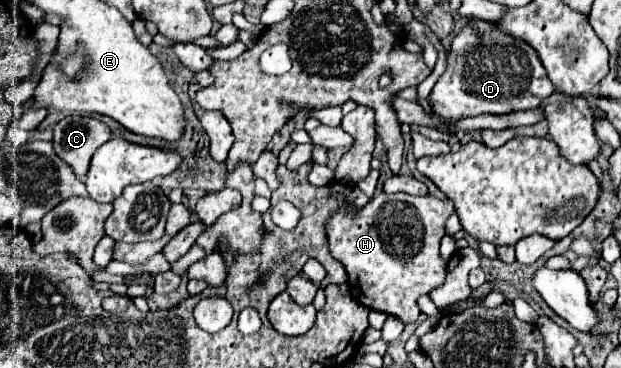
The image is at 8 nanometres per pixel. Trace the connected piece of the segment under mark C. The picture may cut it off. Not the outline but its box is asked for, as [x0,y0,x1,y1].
[54,114,110,180]

